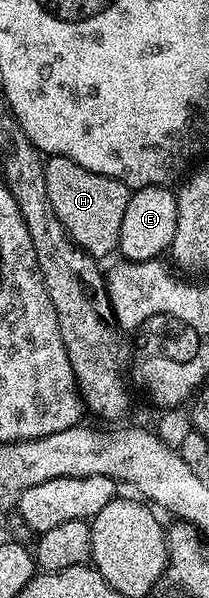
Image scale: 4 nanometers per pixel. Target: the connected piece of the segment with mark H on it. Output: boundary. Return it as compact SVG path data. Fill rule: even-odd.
M61 156L47 157L44 173L50 206L54 206L54 214L58 214L58 222L62 222L70 239L97 258L115 253L120 247L122 218L126 215L130 189L106 174L94 174L94 170L86 170L86 166L78 166L78 162Z

